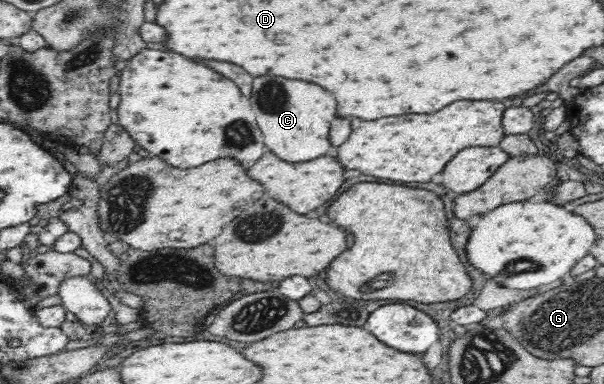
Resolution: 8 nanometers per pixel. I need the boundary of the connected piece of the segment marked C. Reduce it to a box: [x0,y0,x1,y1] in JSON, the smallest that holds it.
[250,77,337,163]

